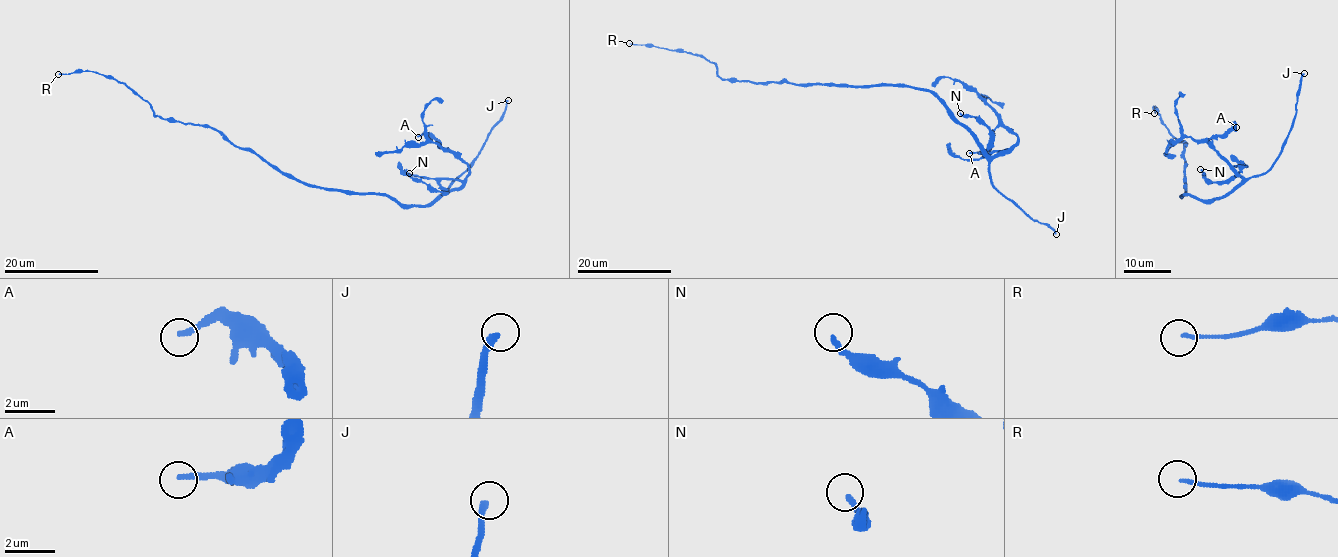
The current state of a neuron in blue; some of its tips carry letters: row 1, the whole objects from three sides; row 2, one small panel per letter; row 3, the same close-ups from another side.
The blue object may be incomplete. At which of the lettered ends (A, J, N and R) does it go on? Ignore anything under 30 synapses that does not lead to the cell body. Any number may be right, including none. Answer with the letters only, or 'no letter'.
J

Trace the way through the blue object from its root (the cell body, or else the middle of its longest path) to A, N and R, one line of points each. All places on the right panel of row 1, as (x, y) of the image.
A: (1184, 196), (1225, 197), (1242, 179), (1207, 143), (1236, 127)
N: (1184, 196), (1225, 197), (1242, 179), (1232, 168), (1236, 166), (1240, 170), (1226, 183), (1211, 183), (1200, 169)
R: (1184, 196), (1185, 143), (1178, 141), (1169, 132), (1155, 106), (1154, 113)

